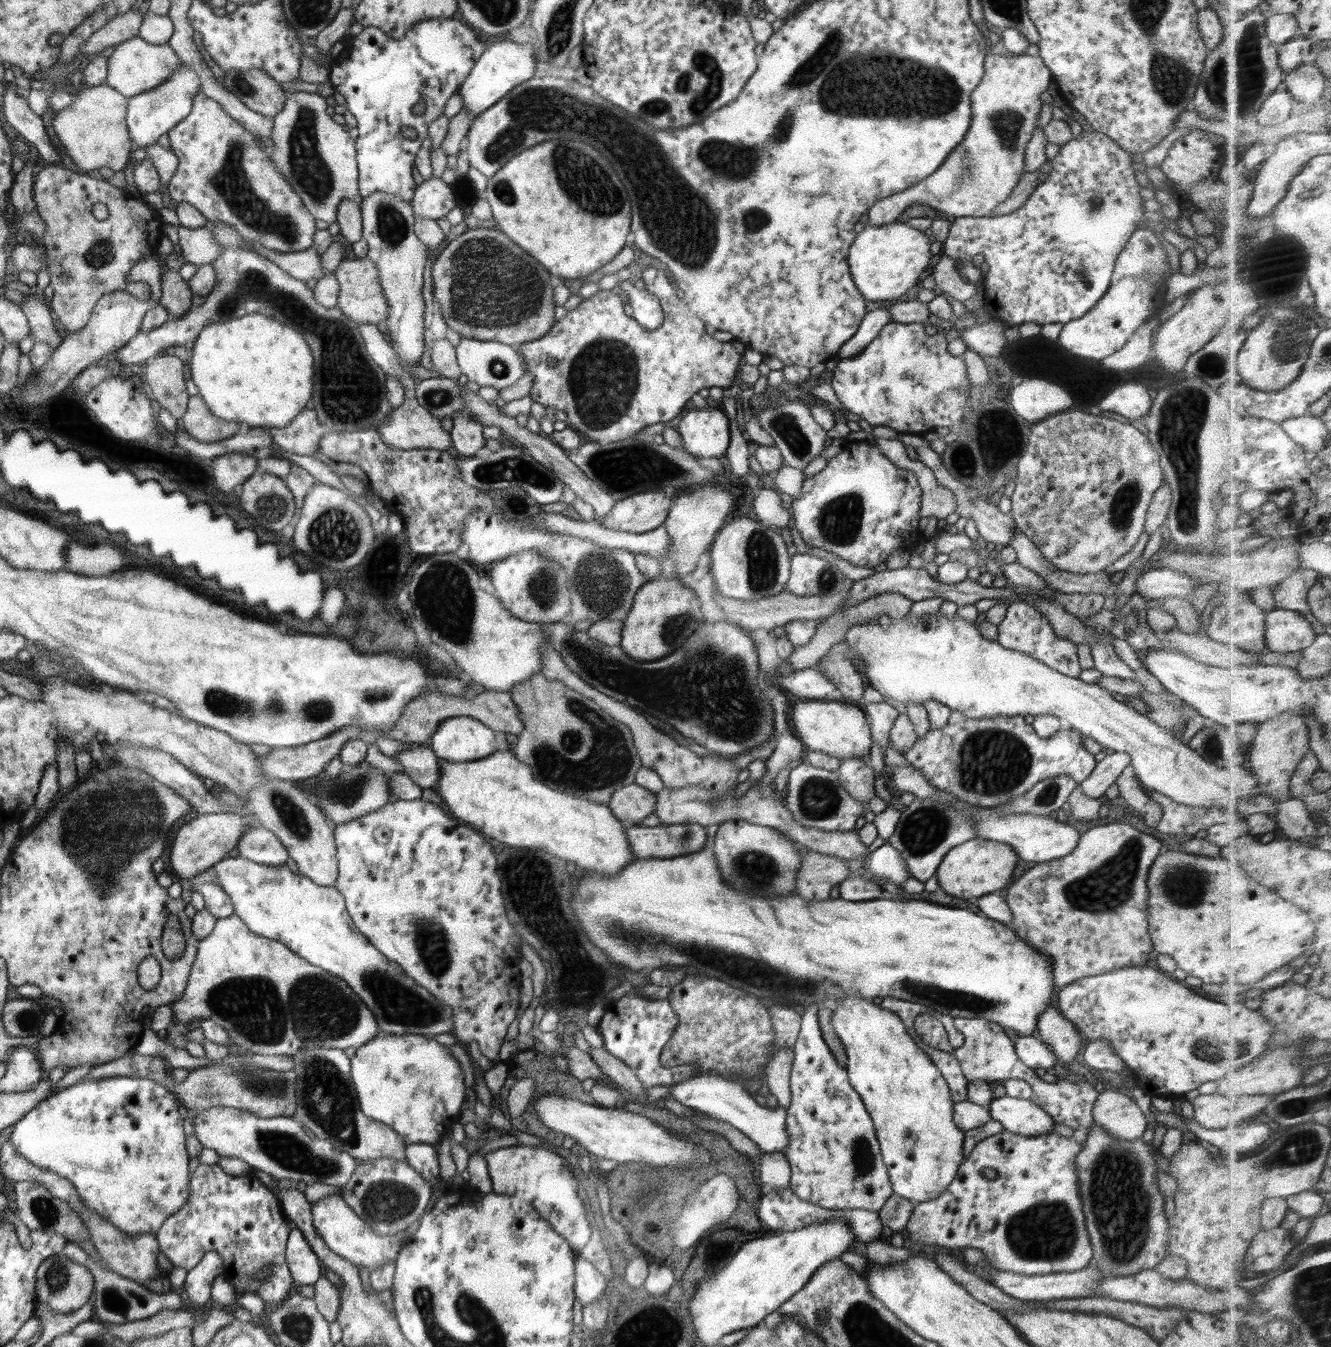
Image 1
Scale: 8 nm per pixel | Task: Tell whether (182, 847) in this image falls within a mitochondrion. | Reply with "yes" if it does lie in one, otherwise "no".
no

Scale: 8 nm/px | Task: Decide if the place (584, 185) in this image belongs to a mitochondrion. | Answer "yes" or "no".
yes

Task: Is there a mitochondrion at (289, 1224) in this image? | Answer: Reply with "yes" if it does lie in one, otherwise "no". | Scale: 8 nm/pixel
no

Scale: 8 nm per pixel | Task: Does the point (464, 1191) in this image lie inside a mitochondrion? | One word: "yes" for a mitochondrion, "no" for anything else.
no

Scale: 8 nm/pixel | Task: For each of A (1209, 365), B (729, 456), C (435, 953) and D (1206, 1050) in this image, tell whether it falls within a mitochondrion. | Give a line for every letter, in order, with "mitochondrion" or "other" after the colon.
A: mitochondrion
B: other
C: mitochondrion
D: mitochondrion

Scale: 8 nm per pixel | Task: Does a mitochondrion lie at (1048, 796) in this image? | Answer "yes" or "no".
yes

